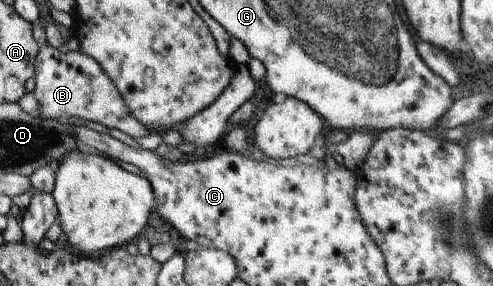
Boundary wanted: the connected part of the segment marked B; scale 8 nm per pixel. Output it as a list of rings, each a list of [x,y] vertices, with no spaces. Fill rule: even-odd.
[[[46,44],[37,58],[34,80],[33,94],[40,105],[37,112],[43,118],[66,121],[74,116],[85,122],[87,120],[87,122],[105,124],[107,128],[121,130],[133,138],[146,137],[153,133],[131,114],[126,100],[118,91],[115,83],[107,76],[97,60],[85,52],[76,49],[61,52]]]

